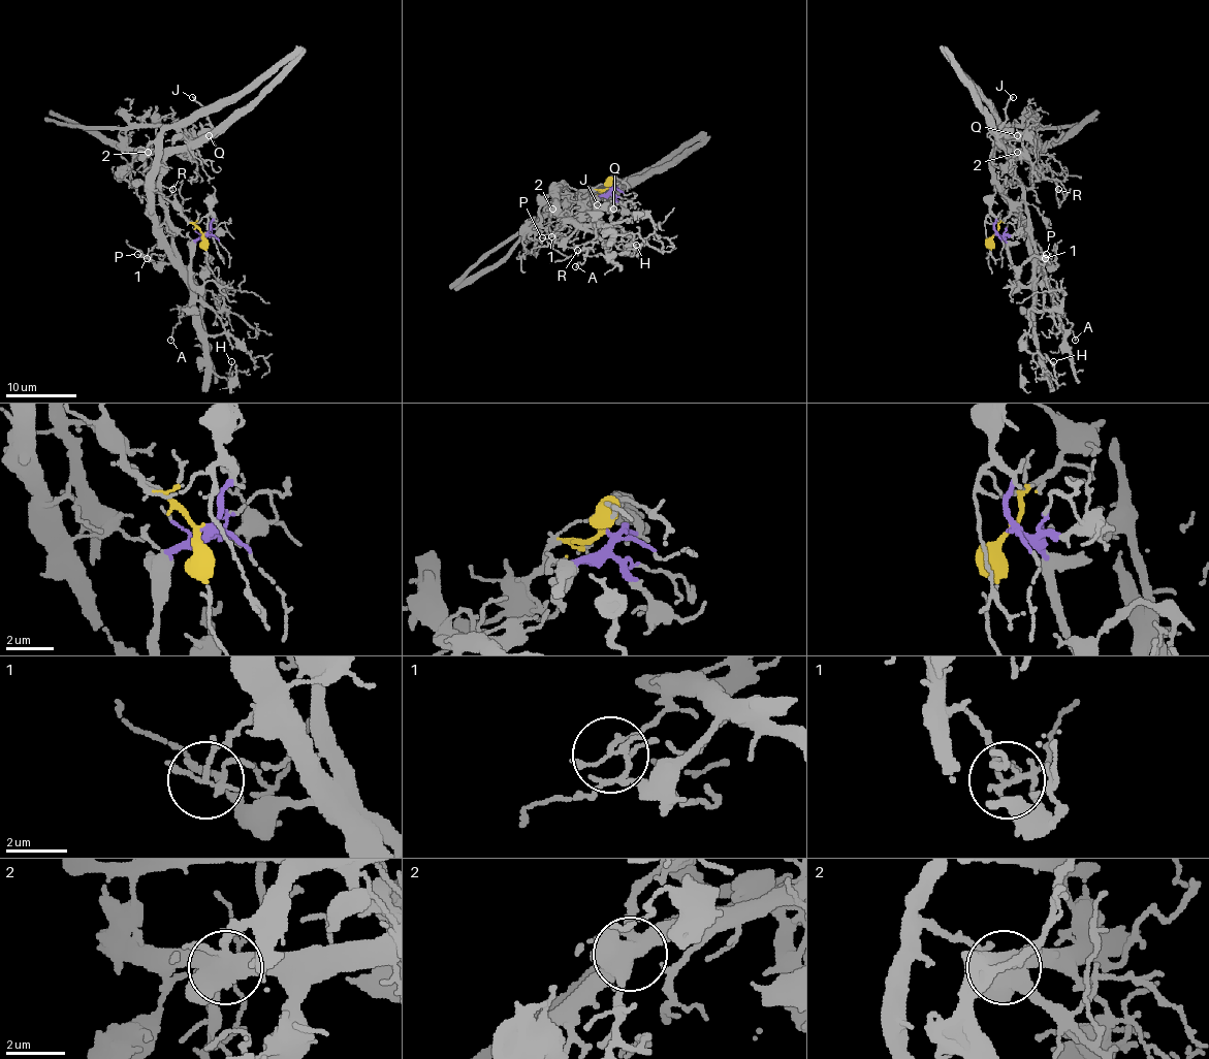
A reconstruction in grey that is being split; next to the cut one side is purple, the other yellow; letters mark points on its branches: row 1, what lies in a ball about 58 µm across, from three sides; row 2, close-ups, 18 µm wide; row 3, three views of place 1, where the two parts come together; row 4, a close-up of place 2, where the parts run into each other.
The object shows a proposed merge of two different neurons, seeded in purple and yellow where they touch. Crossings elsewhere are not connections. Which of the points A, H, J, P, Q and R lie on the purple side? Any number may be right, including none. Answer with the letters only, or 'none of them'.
A, H, R

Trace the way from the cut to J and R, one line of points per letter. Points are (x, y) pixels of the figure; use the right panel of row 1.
J: (995, 233), (997, 226), (1022, 201), (1022, 182), (1000, 147), (998, 135), (1006, 103), (1013, 96)
R: (995, 233), (1015, 278), (1029, 285), (1027, 226), (997, 184), (998, 142), (1055, 179), (1064, 196), (1057, 189)

